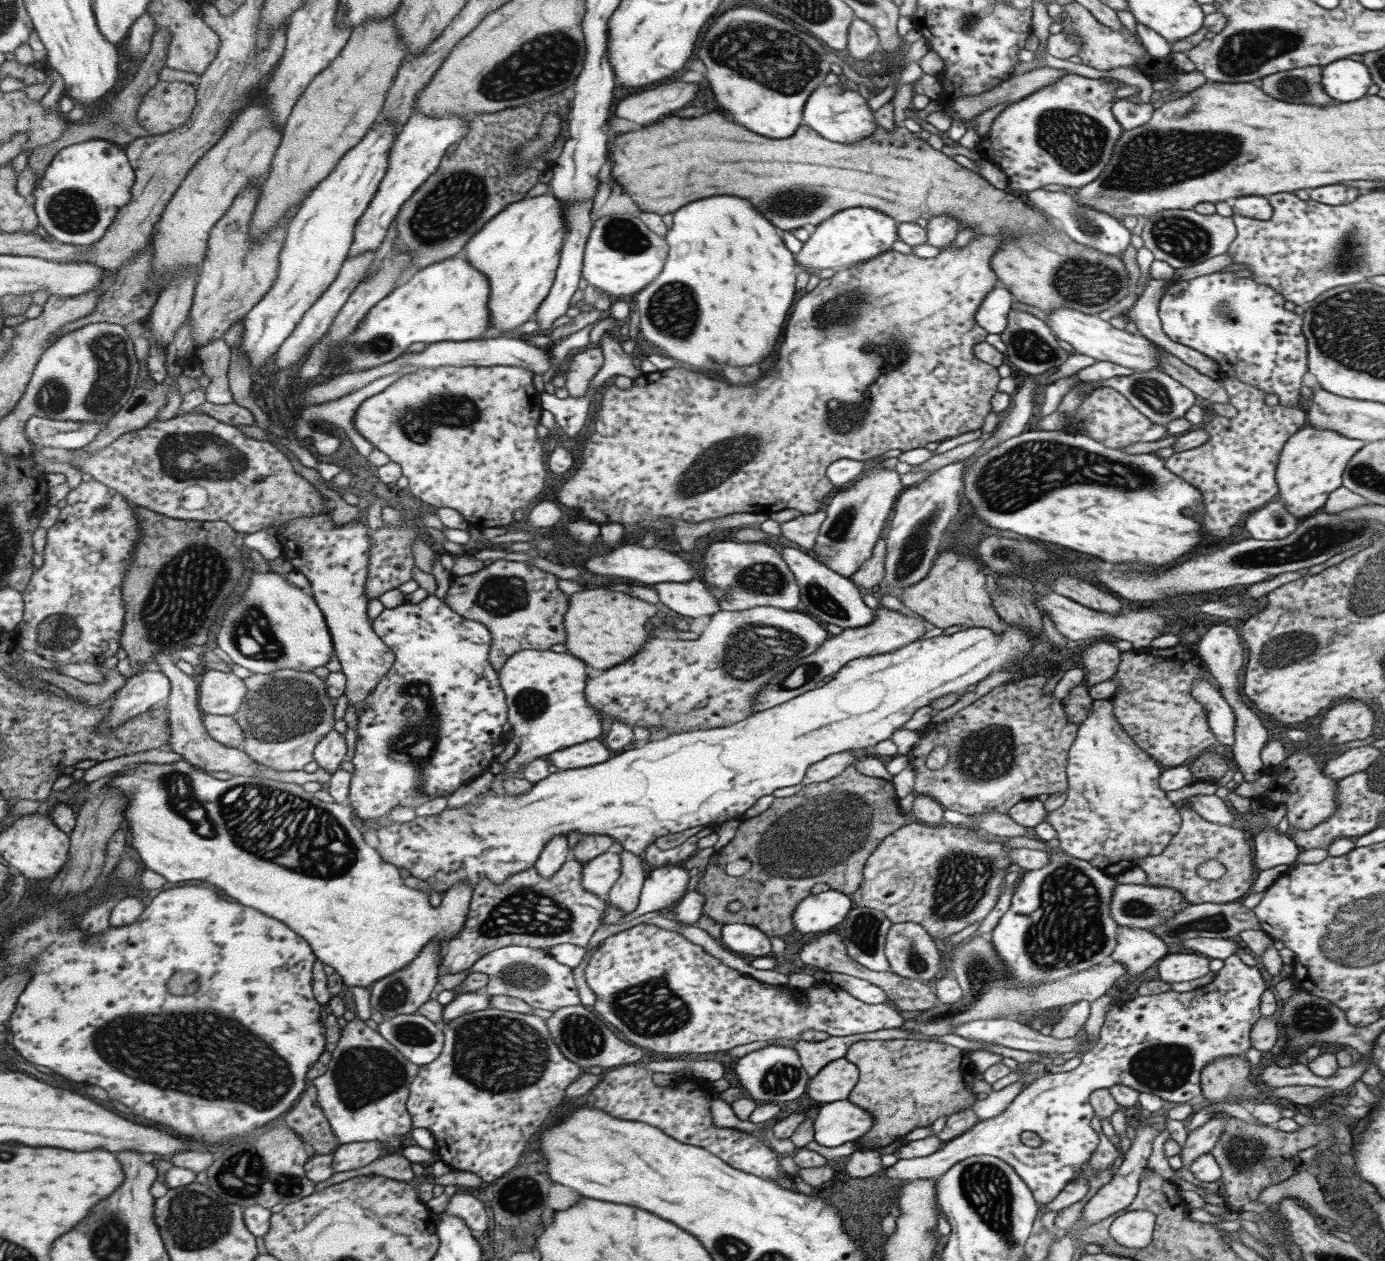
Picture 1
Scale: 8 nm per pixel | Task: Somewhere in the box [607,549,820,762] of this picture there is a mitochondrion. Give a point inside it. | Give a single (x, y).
(748, 654)

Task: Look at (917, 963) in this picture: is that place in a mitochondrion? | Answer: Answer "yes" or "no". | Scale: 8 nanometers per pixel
yes

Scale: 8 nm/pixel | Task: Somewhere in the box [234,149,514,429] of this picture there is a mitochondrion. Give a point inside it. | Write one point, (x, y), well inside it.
(455, 204)

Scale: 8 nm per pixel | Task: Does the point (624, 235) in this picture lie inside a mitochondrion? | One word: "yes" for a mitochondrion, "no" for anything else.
yes

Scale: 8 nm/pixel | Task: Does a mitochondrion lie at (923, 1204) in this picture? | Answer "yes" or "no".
no

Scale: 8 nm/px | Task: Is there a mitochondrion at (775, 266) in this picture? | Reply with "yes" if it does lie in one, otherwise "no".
no

